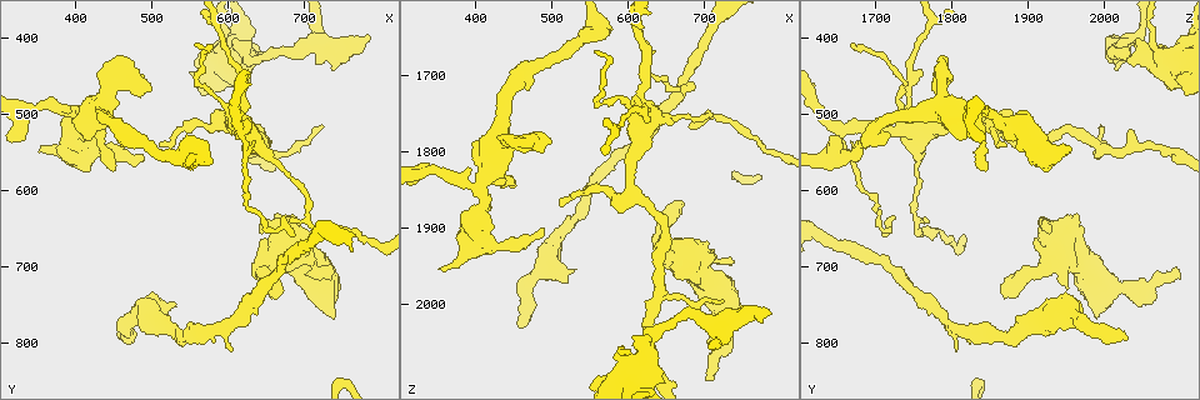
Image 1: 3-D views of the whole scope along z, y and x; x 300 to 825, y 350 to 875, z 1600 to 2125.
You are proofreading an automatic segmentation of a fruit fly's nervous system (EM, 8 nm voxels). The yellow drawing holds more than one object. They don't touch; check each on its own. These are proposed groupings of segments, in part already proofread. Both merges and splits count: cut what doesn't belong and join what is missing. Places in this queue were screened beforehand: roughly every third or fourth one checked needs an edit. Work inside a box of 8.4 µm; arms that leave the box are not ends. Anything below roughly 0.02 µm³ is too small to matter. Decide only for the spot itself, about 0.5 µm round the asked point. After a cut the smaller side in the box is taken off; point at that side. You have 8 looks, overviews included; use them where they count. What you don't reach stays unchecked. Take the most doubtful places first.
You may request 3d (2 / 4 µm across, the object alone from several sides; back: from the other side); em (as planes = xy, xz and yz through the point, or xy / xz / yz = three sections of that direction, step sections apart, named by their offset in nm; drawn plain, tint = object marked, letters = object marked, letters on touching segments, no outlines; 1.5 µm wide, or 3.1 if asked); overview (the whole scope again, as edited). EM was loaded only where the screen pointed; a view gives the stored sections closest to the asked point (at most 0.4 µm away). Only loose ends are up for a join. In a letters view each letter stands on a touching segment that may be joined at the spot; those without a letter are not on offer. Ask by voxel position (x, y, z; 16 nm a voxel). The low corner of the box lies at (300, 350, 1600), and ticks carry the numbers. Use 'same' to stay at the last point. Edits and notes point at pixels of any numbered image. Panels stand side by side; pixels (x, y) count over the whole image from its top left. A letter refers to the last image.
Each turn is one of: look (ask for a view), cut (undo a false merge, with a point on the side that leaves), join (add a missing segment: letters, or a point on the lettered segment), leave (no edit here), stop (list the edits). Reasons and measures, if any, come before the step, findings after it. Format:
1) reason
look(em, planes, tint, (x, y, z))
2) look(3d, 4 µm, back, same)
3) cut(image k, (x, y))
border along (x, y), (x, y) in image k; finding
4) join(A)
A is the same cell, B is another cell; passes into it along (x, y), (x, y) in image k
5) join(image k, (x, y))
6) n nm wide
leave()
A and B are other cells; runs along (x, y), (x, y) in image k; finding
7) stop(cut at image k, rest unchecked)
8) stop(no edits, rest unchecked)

calibre changes
look(em, planes, letters, (430, 500, 1745))

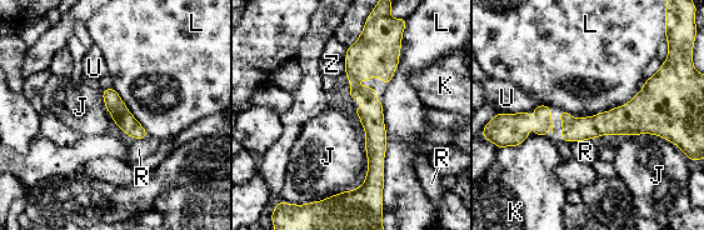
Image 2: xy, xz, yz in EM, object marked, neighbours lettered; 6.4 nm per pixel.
L touches over 550 nm
leave()
J, K, L, R, U and Z are other cells; border along (364, 140), (367, 178), (359, 186) in image 2; one neuron here

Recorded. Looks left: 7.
three arms meet
look(3d, 2 µm, (705, 410, 2020))

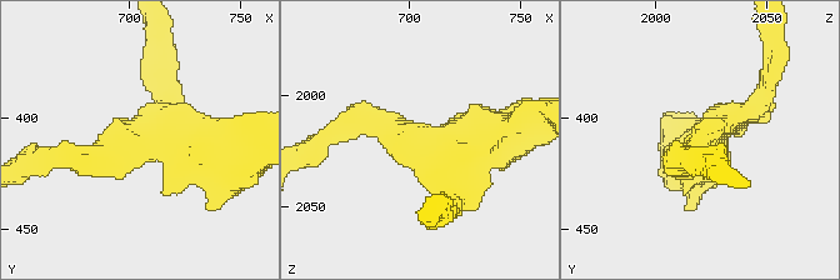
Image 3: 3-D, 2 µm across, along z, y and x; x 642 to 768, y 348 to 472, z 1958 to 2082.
3 arms; arms of 170, 190, 340 nm
look(em, xz, step 8, tint, (707, 412, 2021))

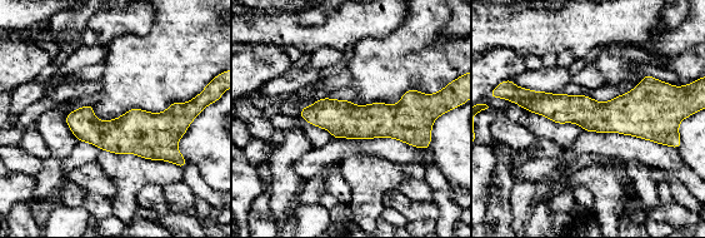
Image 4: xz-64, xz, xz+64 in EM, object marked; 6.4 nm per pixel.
look(em, xz, step 8, letters, same)

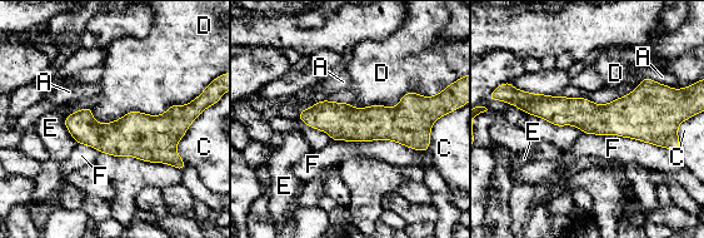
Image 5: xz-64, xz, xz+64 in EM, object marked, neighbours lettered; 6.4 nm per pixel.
leave()
A, C, D, E and F are other cells; continuous, no second neuron

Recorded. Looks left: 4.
end of a long branch
look(em, xy, step 4, tint, (555, 410, 1665))

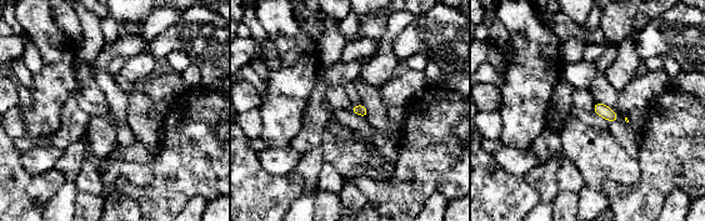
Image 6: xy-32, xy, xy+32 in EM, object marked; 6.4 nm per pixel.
cut it another way
look(em, planes, letters, same)

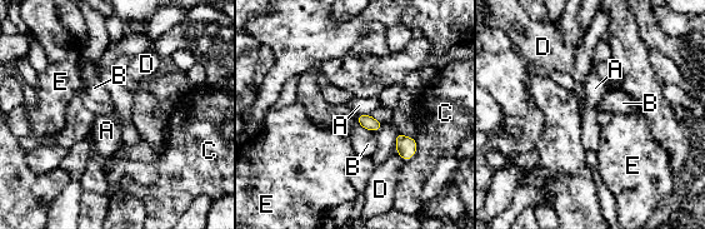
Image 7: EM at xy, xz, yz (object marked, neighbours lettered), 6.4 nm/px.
leave()
A, B, C, D and E are other cells; border along (358, 114), (370, 115) in image 7; none of them fits

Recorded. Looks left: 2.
stop(no edits, rest unchecked)

